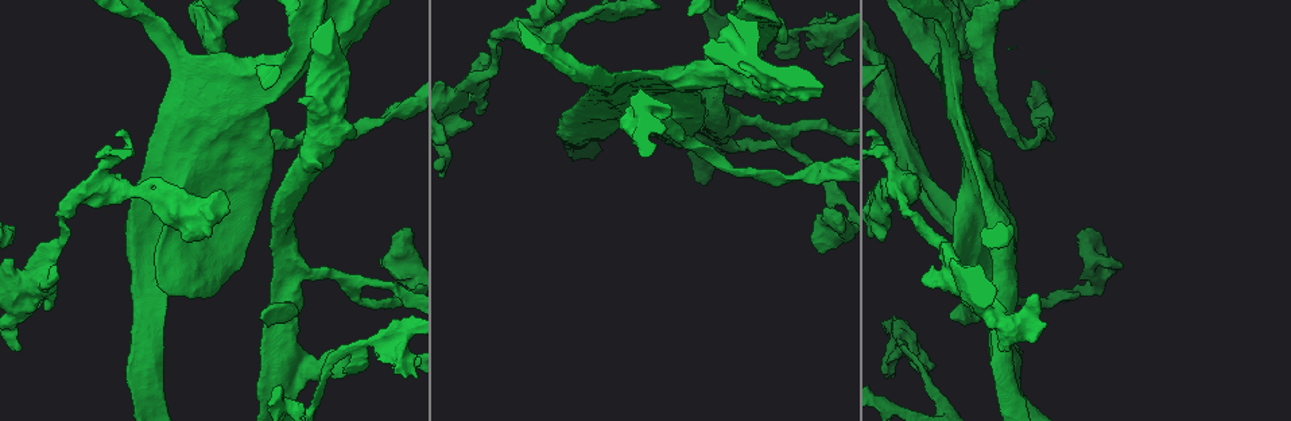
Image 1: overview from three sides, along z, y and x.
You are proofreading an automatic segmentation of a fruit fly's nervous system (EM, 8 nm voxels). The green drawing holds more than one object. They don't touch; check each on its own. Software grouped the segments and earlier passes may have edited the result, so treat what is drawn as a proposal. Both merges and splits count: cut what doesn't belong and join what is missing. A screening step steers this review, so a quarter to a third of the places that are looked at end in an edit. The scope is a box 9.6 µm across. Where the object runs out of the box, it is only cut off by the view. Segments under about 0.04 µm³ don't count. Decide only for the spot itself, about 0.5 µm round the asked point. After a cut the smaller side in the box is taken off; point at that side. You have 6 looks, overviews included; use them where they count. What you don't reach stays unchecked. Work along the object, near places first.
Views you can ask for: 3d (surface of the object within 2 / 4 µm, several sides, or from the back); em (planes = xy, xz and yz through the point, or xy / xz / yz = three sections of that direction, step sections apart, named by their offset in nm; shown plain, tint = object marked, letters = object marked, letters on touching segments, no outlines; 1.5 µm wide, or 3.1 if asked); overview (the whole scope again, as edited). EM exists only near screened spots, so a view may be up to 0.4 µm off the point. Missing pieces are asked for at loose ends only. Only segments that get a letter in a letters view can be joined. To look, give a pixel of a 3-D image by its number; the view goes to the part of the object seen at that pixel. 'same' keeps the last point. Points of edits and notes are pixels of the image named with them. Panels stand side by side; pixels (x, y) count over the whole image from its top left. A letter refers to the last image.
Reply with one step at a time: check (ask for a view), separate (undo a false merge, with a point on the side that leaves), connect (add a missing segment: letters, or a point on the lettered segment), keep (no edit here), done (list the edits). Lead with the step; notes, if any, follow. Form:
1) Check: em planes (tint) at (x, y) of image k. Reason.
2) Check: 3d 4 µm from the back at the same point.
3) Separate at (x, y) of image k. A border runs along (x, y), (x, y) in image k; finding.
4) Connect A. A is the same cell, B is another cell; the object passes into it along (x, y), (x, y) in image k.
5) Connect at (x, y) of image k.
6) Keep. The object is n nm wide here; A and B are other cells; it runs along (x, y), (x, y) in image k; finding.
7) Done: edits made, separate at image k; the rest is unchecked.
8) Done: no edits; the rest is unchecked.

Check: em yz step 4 (tint) at (388, 342) of image 1.

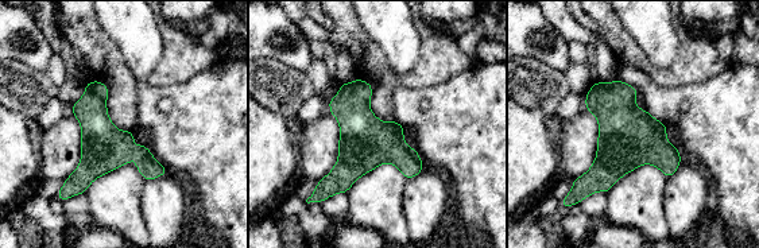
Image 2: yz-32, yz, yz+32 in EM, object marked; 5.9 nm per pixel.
Check: em planes (letters) at the same point. Cut it another way.

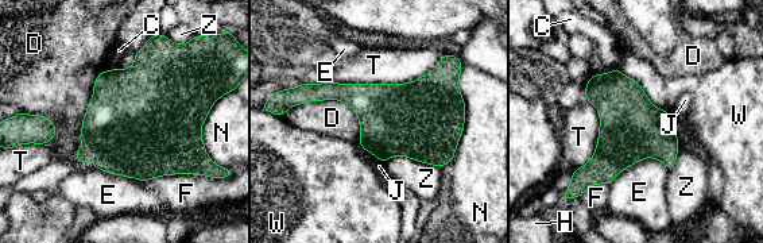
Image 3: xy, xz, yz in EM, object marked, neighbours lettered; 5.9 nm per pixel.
Keep. C, D, E, F, H, J, N, T, W and Z are other cells; a border runs along (619, 68), (653, 104), (673, 114) in image 3; all the same cell.

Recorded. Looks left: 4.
Check: em yz step 4 (letters) at (348, 137) of image 1. Free end.

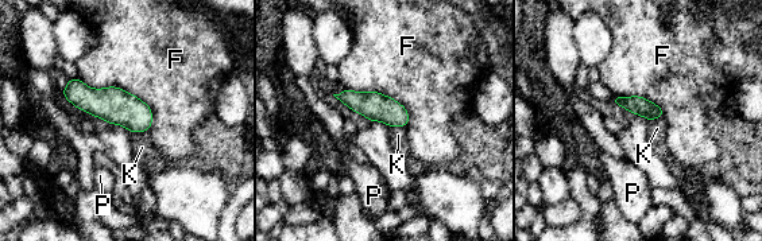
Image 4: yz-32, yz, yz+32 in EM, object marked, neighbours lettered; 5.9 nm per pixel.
Check: em planes (letters) at the same point.

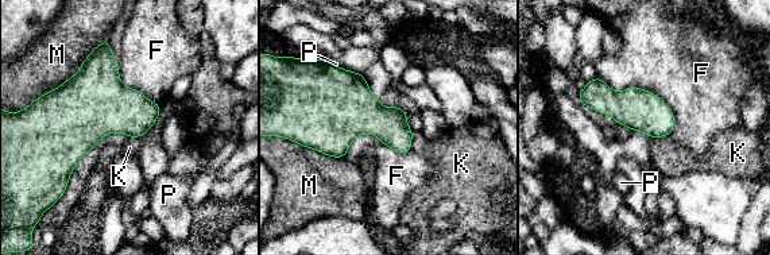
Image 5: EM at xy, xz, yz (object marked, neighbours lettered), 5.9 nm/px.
Keep. F, K, M and P are other cells; a border runs along (669, 135), (652, 138) in image 5; no lettered segment goes on from it.

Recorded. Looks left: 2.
Done: no edits; the rest is unchecked.

